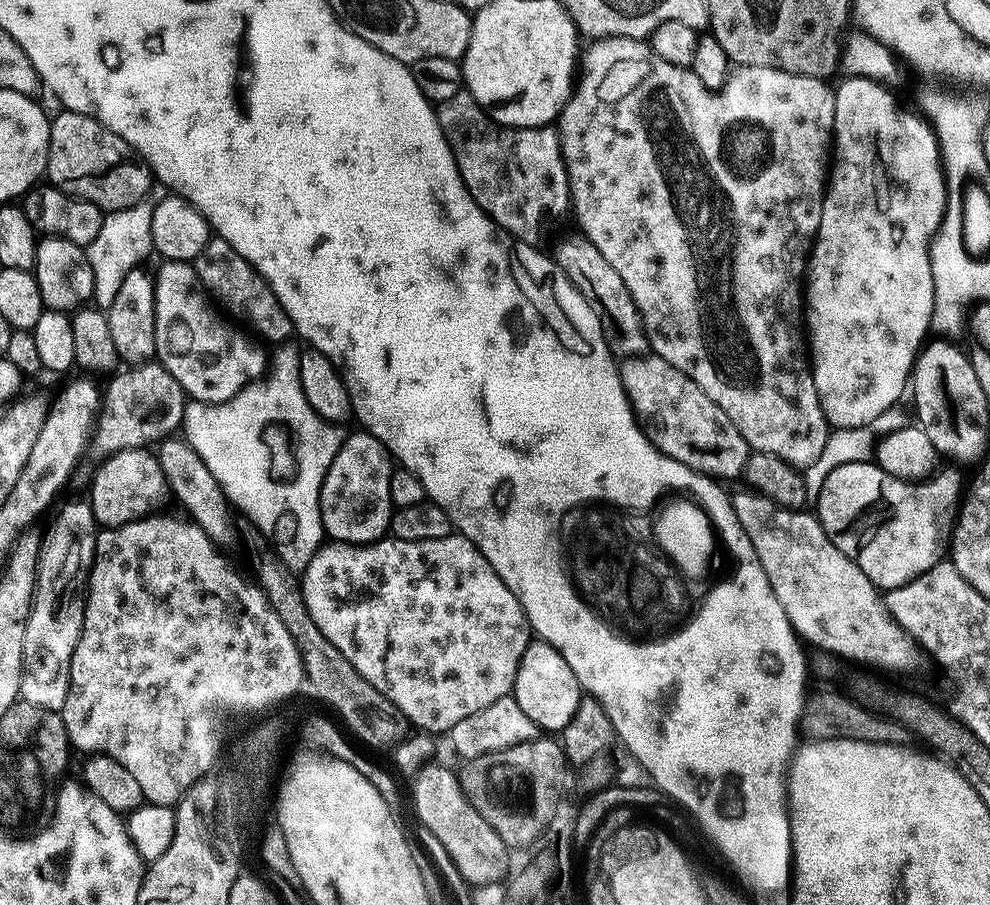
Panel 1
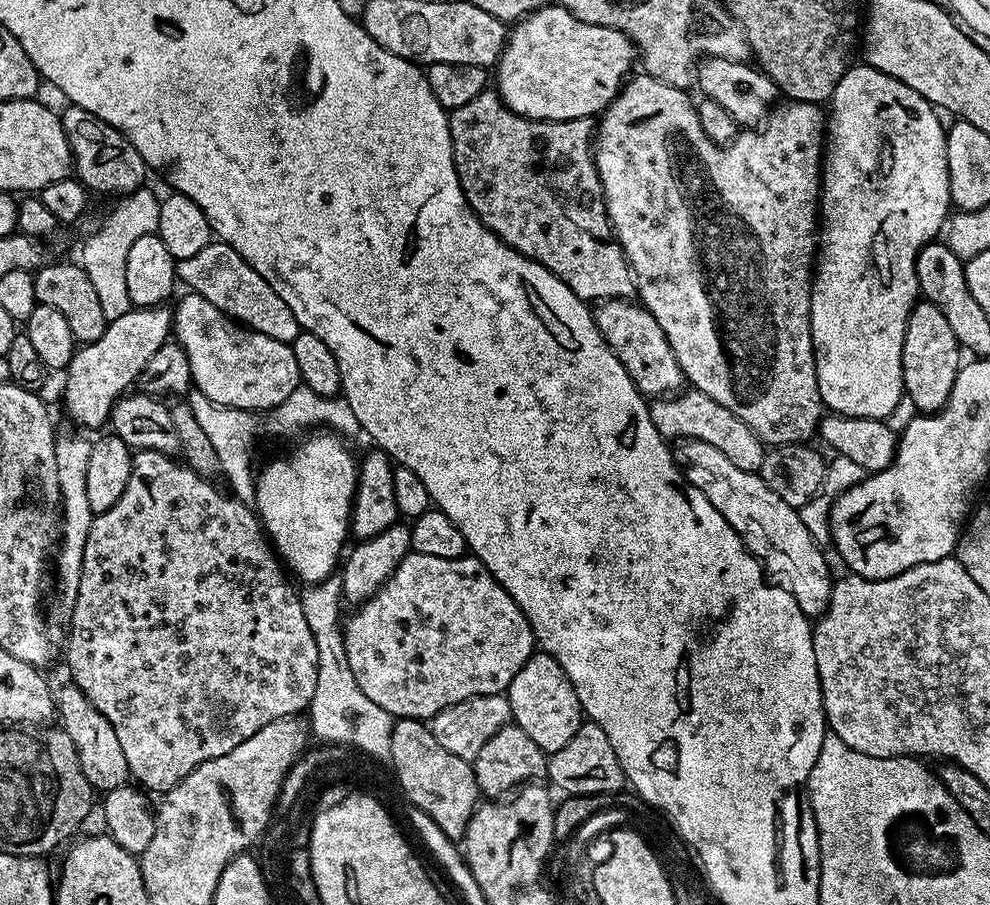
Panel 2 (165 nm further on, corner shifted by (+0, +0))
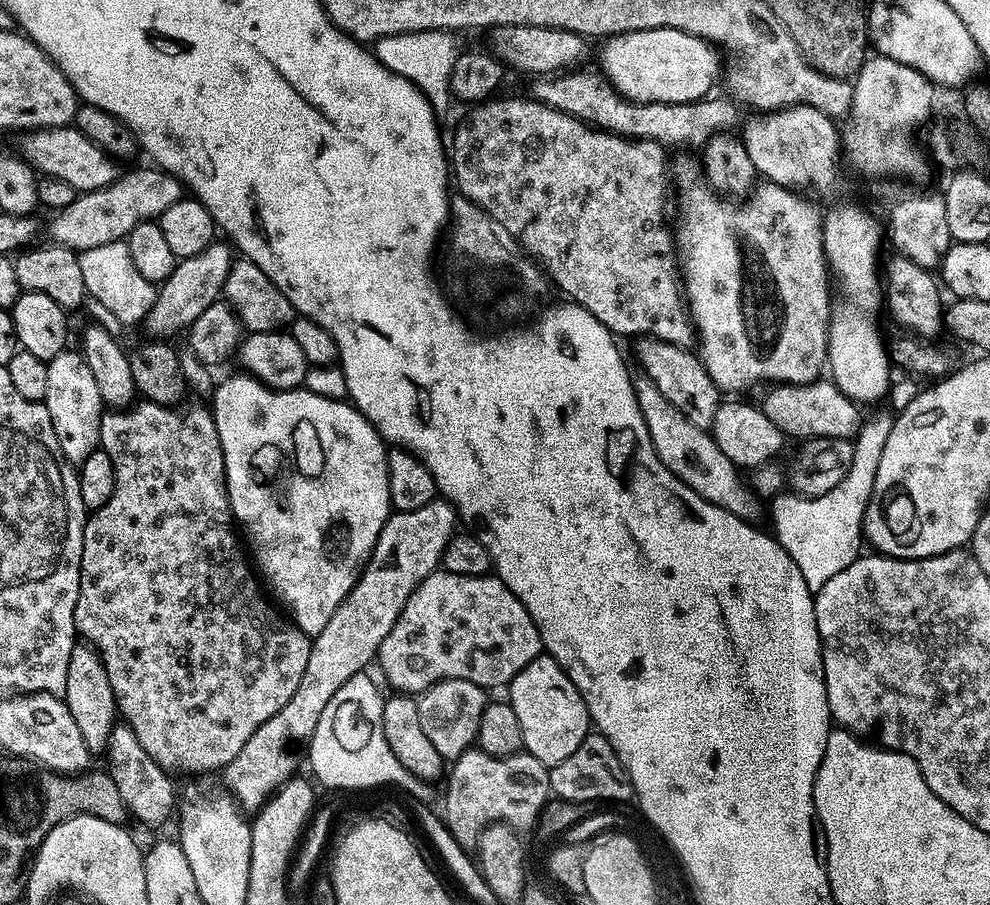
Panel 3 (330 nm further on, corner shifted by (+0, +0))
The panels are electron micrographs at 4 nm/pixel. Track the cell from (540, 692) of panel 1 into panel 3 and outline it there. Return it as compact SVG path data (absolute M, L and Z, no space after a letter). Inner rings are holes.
M541 654L531 660L507 685L506 699L518 714L518 726L522 726L523 751L538 758L538 762L551 766L570 758L589 734L586 702L582 702L582 694L553 656Z

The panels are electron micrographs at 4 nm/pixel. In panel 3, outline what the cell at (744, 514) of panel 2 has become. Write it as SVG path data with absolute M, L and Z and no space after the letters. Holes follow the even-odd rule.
M637 375L634 383L638 410L642 410L646 430L652 435L654 450L669 472L673 472L682 483L693 488L697 496L716 505L719 511L741 516L749 522L755 521L755 516L760 512L761 501L745 481L744 484L740 481L741 473L736 465L730 462L730 458L722 454L716 444L715 435L711 431L694 426L694 422L690 422L690 418L686 418L682 410L678 410L678 406L674 406L674 402L670 402L670 398L666 398L666 394L662 394L662 390L658 390L658 386L654 386L654 382L647 376Z

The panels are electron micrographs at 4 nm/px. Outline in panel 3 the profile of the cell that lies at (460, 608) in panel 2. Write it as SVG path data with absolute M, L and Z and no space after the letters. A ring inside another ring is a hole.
M437 570L410 594L394 630L382 641L378 665L396 692L419 694L439 680L465 680L493 690L511 684L541 652L534 618L499 576L463 576Z

